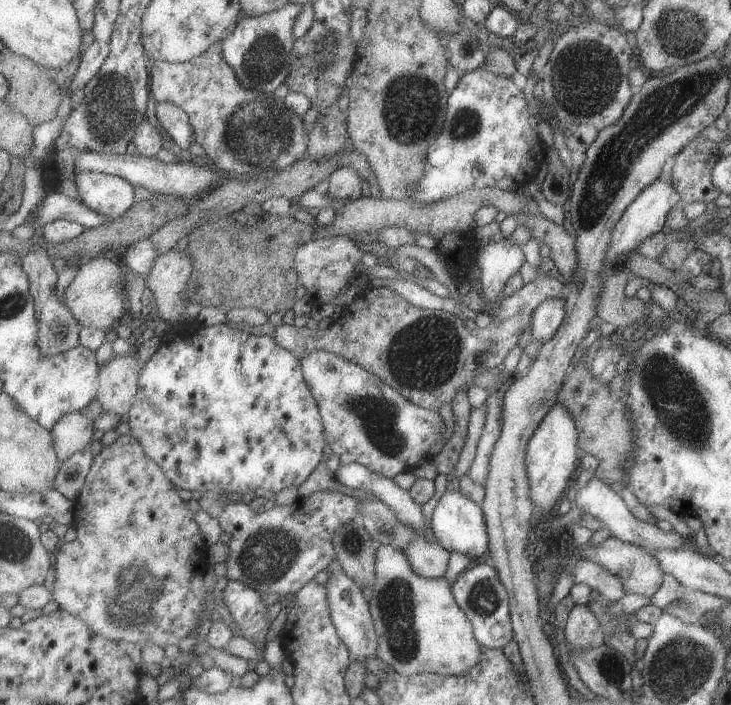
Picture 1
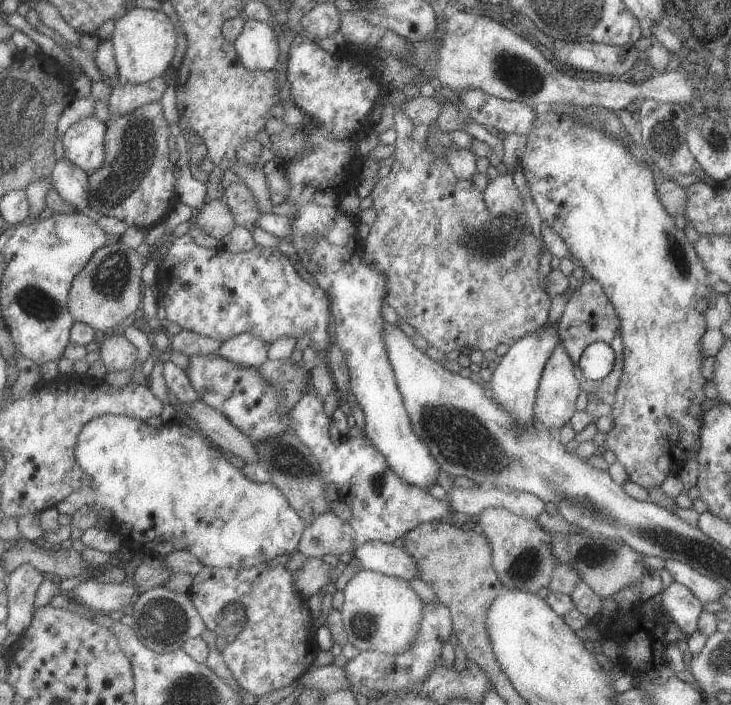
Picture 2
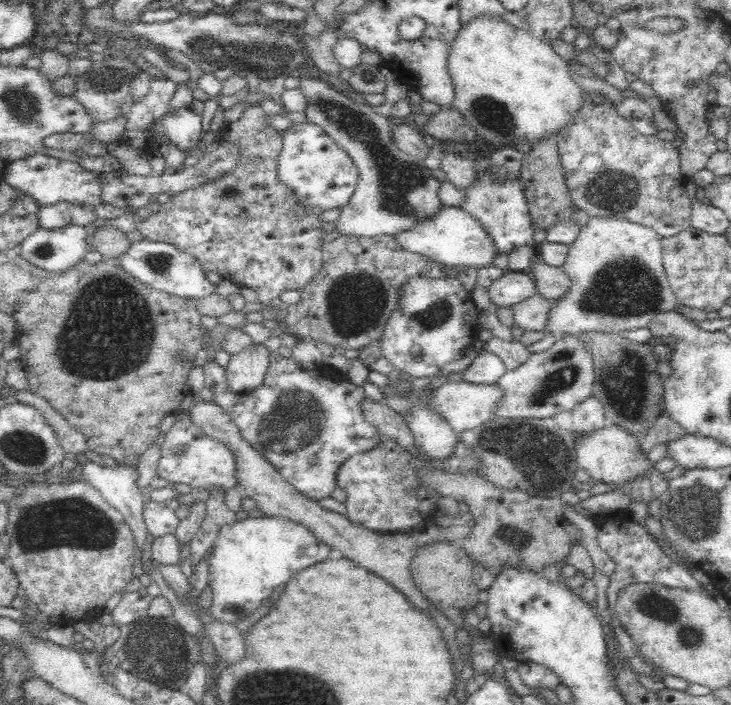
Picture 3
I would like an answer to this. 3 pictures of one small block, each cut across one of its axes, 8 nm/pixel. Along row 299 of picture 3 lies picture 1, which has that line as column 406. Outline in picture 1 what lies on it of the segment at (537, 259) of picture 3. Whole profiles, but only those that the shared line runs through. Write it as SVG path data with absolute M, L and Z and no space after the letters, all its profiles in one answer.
M423 535L409 544L404 550L416 572L422 577L440 579L449 568L449 550L435 542L427 542Z

